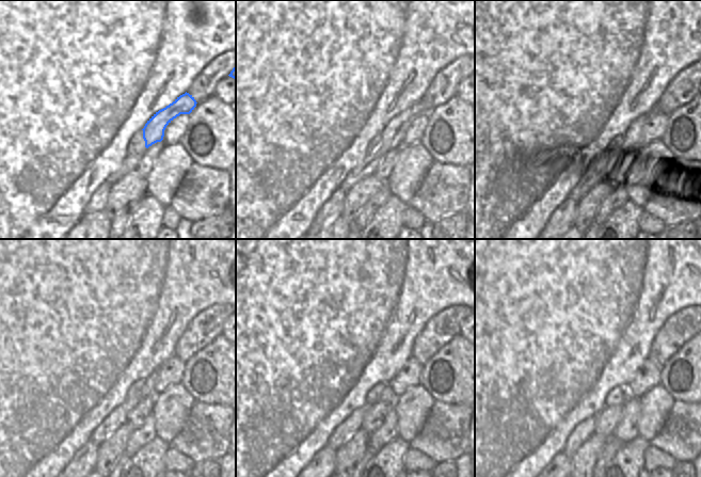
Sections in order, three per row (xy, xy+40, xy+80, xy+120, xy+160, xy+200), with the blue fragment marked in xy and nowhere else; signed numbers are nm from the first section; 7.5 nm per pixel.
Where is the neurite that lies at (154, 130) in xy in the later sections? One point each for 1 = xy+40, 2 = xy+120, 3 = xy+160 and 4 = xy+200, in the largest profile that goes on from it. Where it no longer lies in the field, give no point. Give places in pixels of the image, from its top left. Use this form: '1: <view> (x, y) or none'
1: xy+40 (393, 133)
2: xy+120 (117, 416)
3: xy+160 (352, 423)
4: xy+200 (587, 428)

